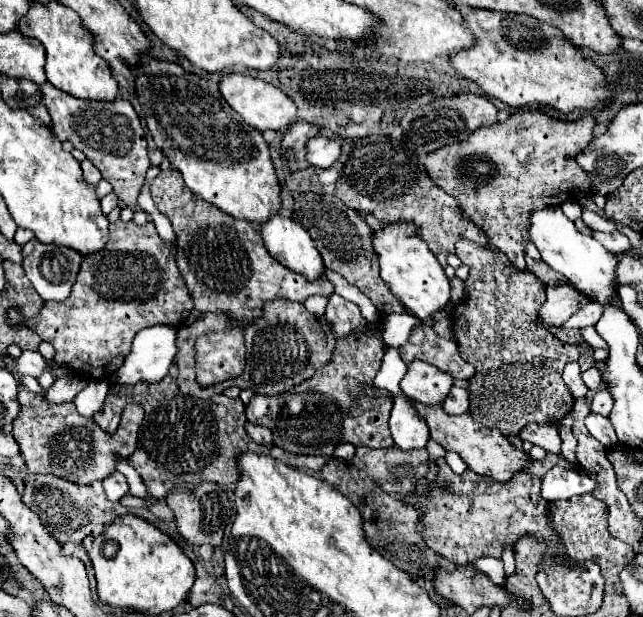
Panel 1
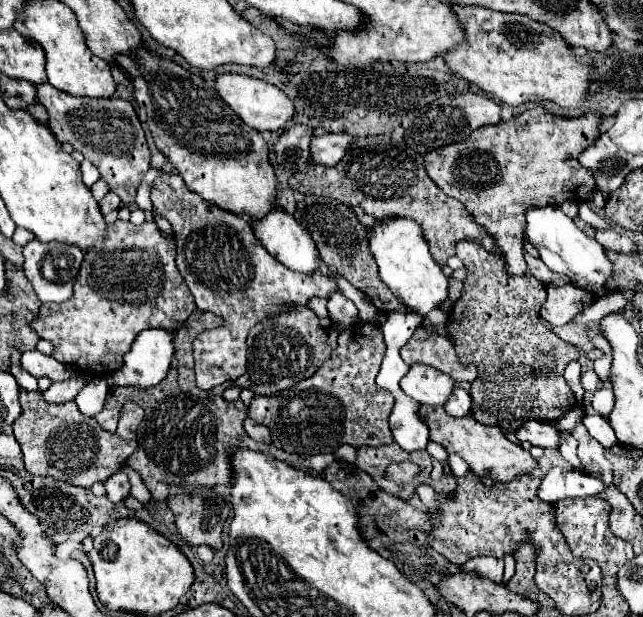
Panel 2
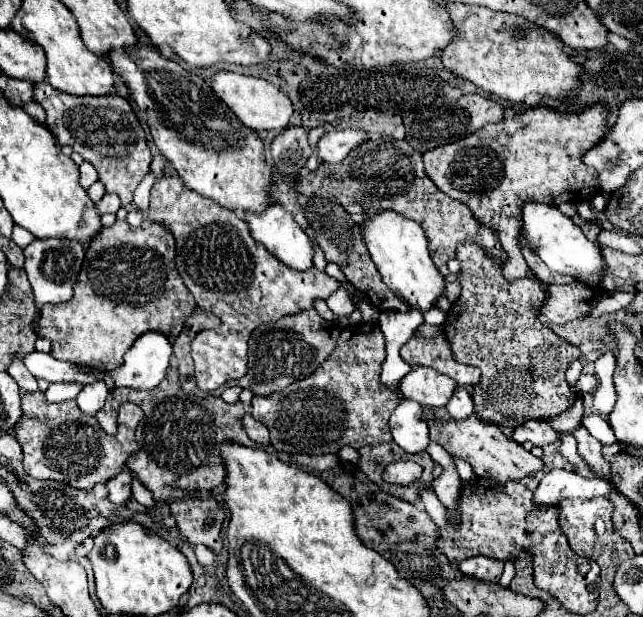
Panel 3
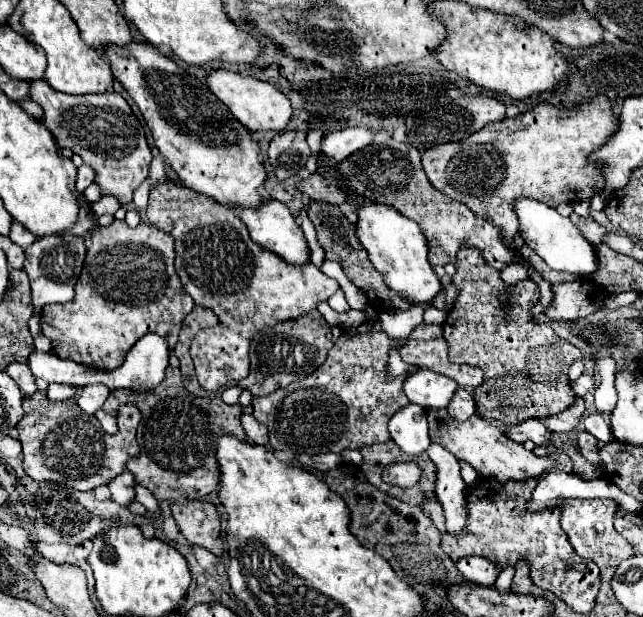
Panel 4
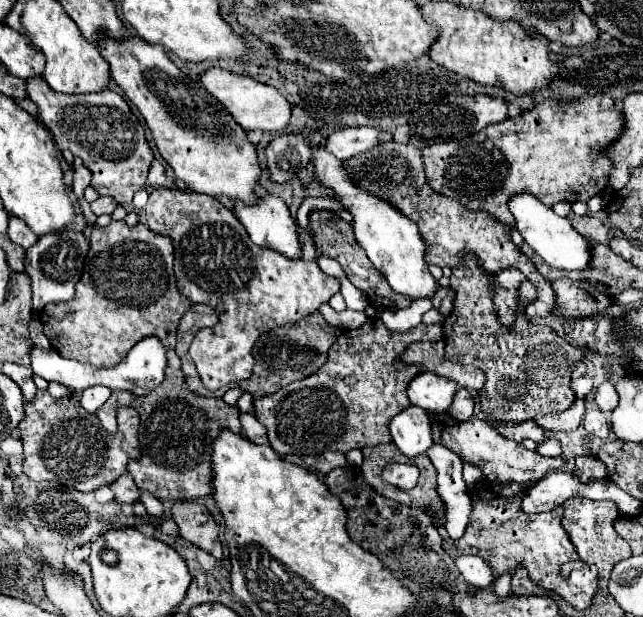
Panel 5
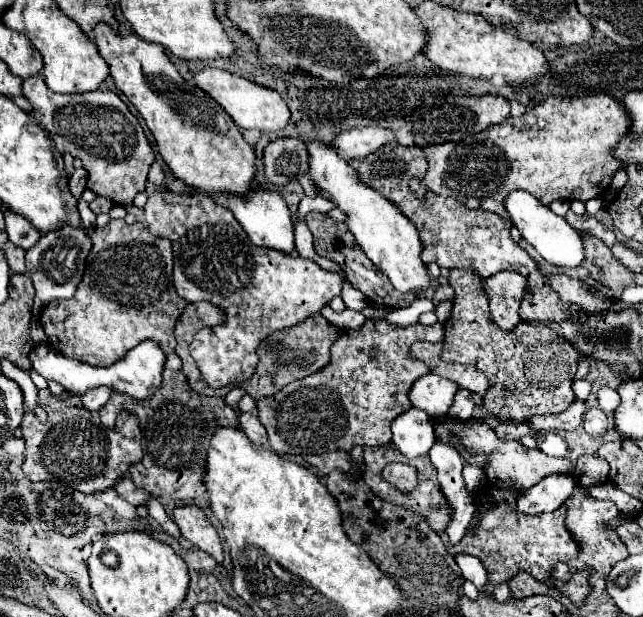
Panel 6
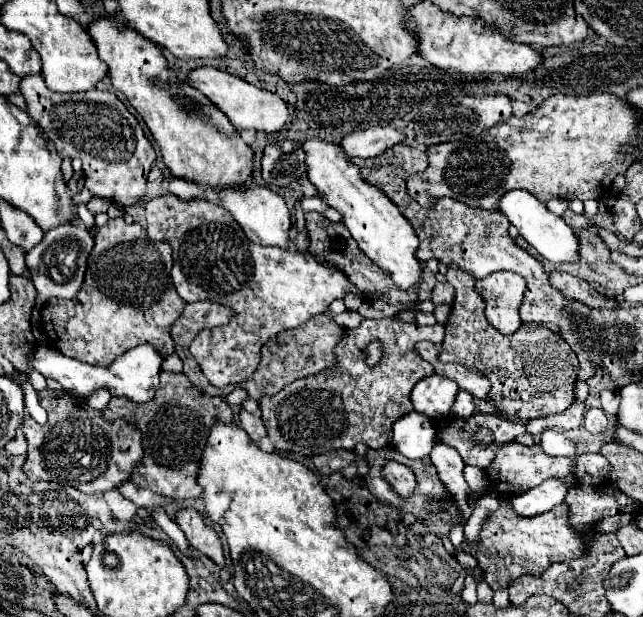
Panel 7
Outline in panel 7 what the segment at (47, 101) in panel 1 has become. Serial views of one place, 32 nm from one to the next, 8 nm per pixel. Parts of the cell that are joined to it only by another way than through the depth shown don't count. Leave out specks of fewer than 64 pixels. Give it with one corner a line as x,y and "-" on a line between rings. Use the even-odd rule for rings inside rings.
40,74
22,78
20,92
26,100
26,114
54,144
58,156
82,160
84,186
94,196
108,198
126,208
146,194
146,178
156,160
156,152
138,120
114,92
94,88
78,94
60,94
48,90

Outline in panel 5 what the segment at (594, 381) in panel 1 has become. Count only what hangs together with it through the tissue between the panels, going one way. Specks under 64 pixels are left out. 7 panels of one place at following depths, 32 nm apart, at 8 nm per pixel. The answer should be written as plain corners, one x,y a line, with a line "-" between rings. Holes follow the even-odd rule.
582,376
578,380
572,380
572,390
574,390
576,398
586,398
592,392
592,386
594,386
594,382
590,376

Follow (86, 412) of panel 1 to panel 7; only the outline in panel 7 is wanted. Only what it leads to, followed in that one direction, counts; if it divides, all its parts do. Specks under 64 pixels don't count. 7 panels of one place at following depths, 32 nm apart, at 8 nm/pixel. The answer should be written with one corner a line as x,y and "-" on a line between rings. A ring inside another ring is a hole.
106,390
106,392
94,392
94,396
88,396
88,398
86,398
86,404
88,404
90,408
106,410
110,398
112,398
112,396
108,396
108,390

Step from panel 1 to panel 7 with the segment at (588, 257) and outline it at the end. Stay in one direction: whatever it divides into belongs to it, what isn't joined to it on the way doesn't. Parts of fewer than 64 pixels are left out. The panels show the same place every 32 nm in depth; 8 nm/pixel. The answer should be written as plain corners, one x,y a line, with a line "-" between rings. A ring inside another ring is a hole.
508,190
498,200
498,212
502,212
512,226
518,228
520,236
546,260
560,264
560,262
576,262
578,260
578,238
574,230
556,214
552,214
546,204
542,204
538,198
534,198
530,192
524,190

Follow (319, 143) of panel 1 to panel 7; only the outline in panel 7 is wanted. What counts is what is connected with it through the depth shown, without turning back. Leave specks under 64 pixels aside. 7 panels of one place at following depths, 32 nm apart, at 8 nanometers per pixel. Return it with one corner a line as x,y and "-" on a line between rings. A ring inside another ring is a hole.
366,128
366,130
356,130
342,140
344,152
354,158
376,158
384,154
386,150
402,144
406,138
396,130
396,128

